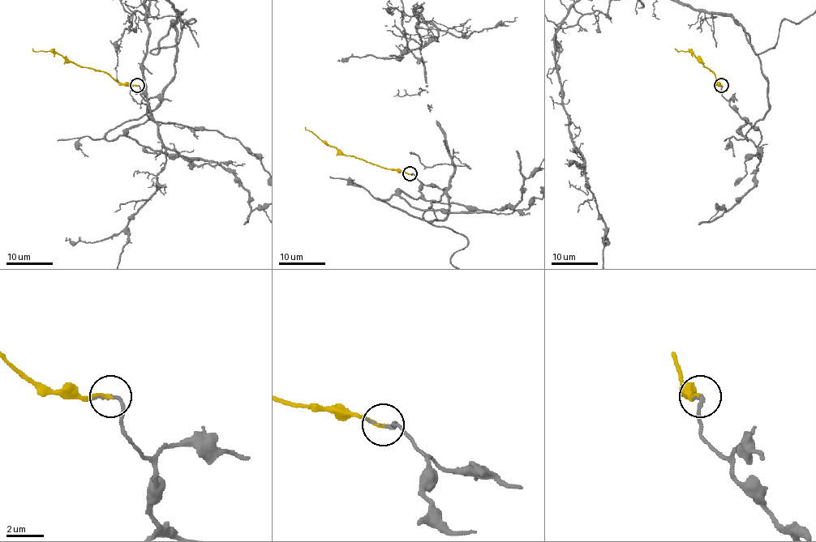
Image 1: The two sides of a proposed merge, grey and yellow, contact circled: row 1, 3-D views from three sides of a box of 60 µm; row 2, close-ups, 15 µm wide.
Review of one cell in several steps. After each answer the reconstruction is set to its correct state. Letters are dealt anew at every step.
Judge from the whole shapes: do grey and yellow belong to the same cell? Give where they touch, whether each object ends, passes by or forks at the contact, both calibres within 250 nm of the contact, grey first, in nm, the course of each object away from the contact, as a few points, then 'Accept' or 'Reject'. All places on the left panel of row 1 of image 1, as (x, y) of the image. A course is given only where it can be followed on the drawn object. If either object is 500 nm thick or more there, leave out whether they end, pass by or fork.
Place: (137, 85). At the ring grey ends. At the ring yellow ends. Thickness 180 nm (grey) against 170 nm. Course of yellow: (136, 86), (118, 83), (106, 73), (68, 62), (61, 55), (49, 51), (36, 52), (32, 49). Accept

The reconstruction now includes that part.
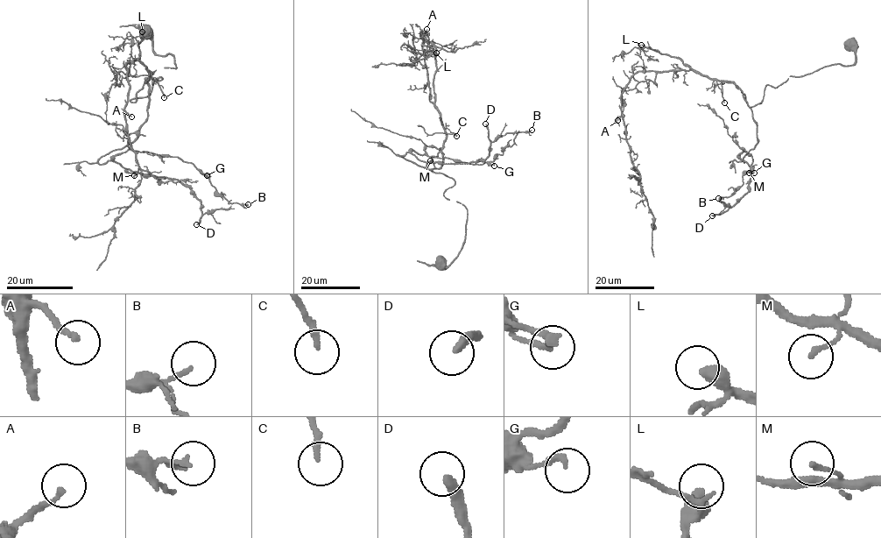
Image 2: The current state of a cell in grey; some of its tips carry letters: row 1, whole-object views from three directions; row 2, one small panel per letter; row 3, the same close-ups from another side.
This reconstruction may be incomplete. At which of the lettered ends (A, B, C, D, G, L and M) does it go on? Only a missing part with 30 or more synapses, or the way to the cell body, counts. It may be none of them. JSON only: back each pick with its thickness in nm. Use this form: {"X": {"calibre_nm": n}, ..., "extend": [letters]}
{"A": {"calibre_nm": 180}, "D": {"calibre_nm": 320}, "L": {"calibre_nm": 460}, "extend": ["A", "D", "L"]}

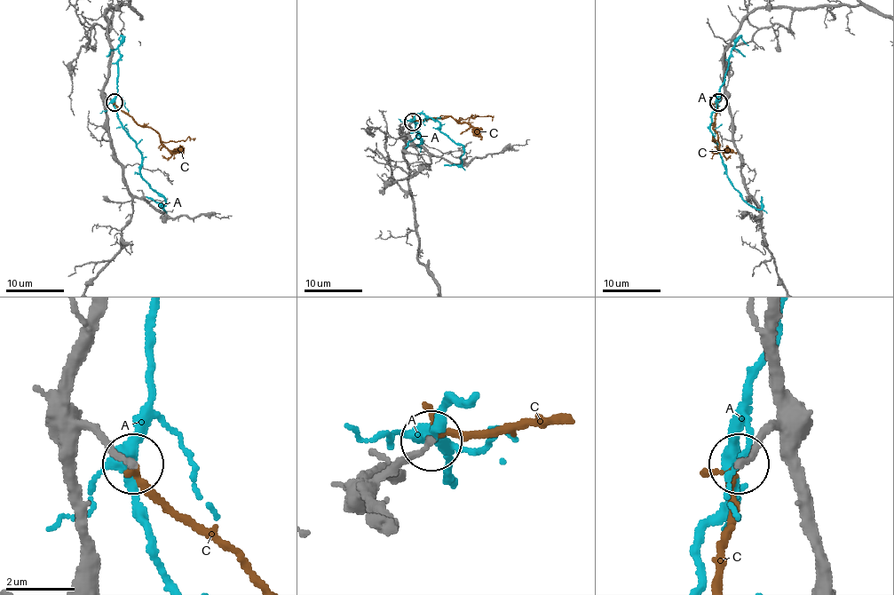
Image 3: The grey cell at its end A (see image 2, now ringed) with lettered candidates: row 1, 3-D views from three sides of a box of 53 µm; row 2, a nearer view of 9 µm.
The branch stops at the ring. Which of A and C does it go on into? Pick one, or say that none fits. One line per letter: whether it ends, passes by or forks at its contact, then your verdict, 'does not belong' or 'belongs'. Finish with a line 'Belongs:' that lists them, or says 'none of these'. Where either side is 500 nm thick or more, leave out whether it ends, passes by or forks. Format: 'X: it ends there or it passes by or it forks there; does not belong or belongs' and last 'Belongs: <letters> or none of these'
A: it forks there; does not belong
C: it ends there; belongs
Belongs: C

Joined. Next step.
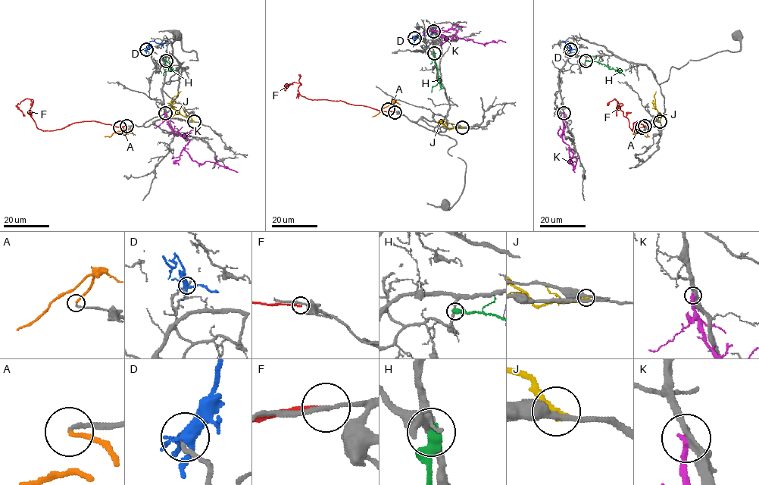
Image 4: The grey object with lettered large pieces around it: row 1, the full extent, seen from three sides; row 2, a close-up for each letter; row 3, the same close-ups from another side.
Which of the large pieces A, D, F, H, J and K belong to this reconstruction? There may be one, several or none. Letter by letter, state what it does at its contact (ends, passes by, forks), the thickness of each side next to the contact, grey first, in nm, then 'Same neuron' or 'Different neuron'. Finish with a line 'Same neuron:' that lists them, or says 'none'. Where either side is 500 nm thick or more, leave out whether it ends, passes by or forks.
A: It ends there. Thickness 160 nm (grey) against 160 nm. Same neuron
D: It forks there. Thickness 240 nm (grey) against 320 nm. Different neuron
F: It ends there. Thickness 160 nm (grey) against 150 nm. Different neuron
H: Thickness 220 nm (grey) against 500 nm. Different neuron
J: It ends there. Thickness 340 nm (grey) against 260 nm. Different neuron
K: It ends there. Thickness 320 nm (grey) against 280 nm. Different neuron
Same neuron: A

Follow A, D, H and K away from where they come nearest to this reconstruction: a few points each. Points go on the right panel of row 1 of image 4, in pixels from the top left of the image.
A: (642, 127), (635, 132), (649, 136)
D: (571, 49), (568, 41), (567, 45), (562, 40)
H: (585, 61), (604, 64), (624, 76)
K: (564, 113), (562, 138), (569, 146), (572, 164), (576, 162), (573, 170), (574, 172)

